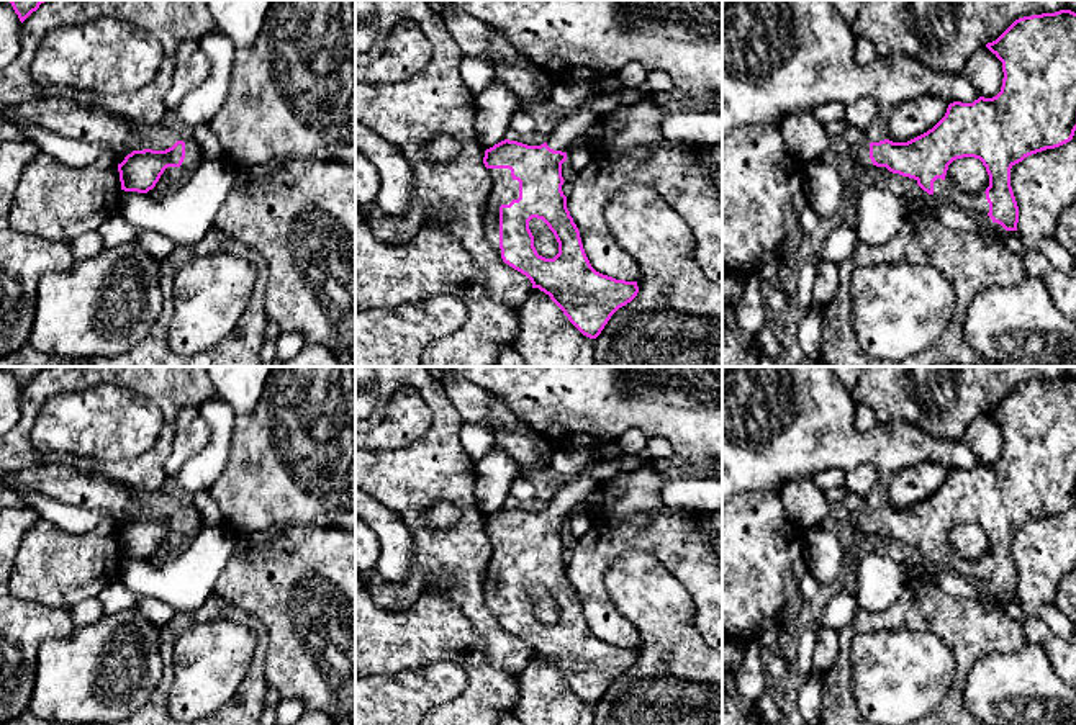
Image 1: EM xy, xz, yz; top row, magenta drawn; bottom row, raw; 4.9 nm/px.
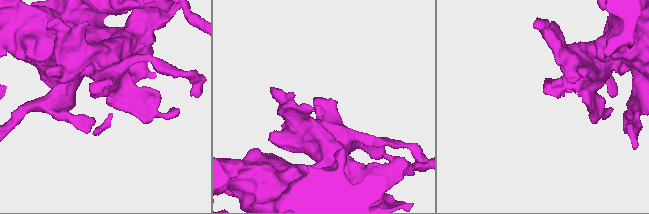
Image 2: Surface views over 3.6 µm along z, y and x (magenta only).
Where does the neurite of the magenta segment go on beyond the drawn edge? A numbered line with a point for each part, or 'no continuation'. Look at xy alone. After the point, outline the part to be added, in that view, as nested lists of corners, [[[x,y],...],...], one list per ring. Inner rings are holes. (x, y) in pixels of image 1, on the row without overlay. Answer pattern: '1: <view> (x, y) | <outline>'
1: xy (194, 521) | [[[185,509],[185,525],[182,535],[190,537],[205,527],[205,520],[197,509]]]

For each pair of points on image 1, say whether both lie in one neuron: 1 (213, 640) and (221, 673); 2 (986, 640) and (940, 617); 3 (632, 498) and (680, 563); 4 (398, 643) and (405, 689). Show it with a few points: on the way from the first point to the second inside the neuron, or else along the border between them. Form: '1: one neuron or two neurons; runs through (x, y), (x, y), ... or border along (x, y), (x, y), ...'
1: one neuron; runs through (213, 648), (213, 665)
2: one neuron; runs through (975, 632), (952, 619)
3: two neurons; border along (669, 508), (606, 521)
4: two neurons; border along (439, 661), (375, 673), (372, 676)

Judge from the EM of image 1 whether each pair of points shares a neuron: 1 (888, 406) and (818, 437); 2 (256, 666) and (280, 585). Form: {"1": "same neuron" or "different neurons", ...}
{"1": "different neurons", "2": "different neurons"}

